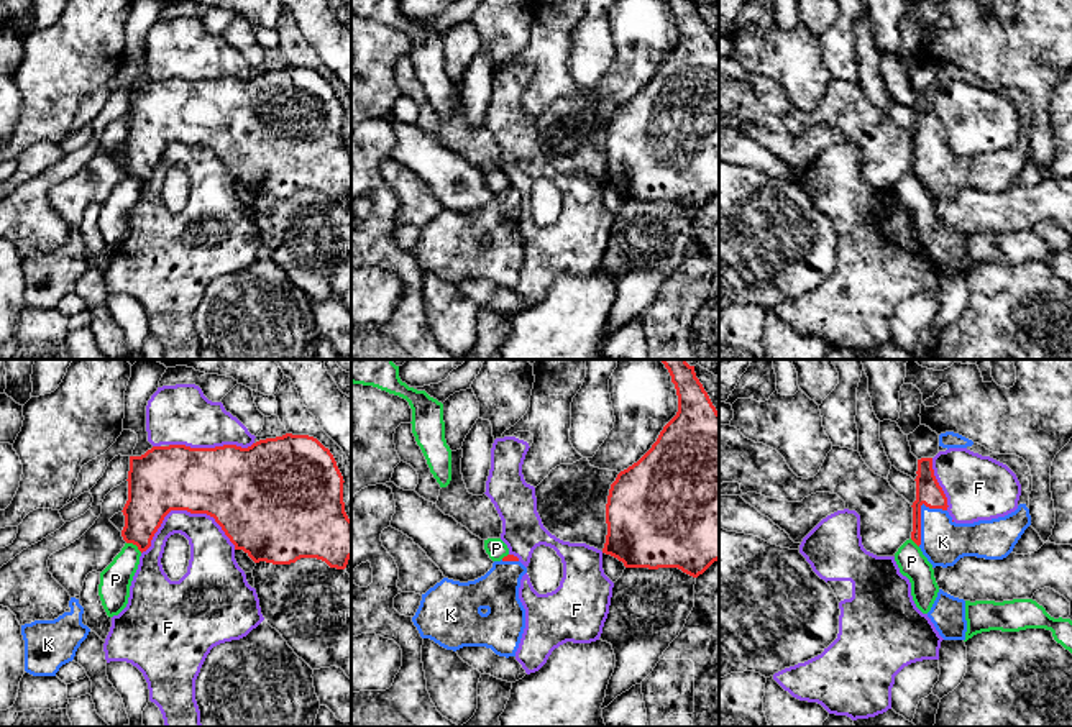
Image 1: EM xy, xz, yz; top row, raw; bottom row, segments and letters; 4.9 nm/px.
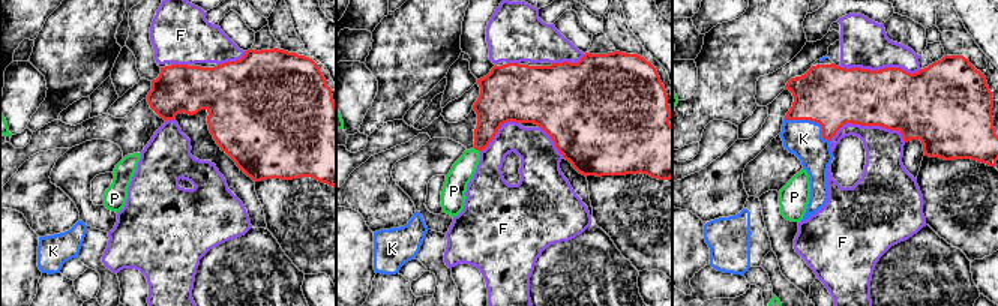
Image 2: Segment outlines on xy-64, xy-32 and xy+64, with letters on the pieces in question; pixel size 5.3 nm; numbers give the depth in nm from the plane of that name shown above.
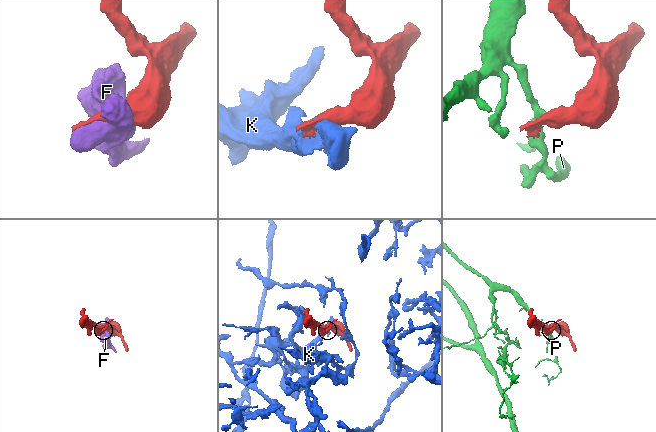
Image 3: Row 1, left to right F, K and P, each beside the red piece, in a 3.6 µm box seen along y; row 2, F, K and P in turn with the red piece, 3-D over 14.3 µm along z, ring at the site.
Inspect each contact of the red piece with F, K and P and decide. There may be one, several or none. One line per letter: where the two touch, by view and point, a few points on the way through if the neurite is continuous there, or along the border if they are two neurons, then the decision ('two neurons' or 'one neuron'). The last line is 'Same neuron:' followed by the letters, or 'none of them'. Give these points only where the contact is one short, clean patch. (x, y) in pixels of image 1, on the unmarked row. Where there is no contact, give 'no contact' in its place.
F: contact xy (184, 141); two neurons
K: contact yz (920, 146); one neuron
P: contact xy (135, 176); border xy (127, 174), (132, 174), (142, 184); two neurons
Same neuron: K

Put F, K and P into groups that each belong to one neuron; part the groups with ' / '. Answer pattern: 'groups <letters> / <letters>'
groups F / K / P

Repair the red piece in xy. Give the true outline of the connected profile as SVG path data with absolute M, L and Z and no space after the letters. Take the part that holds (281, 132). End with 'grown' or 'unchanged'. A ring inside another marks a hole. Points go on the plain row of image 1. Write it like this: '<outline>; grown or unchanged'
M286 66L266 71L248 80L223 77L190 80L186 77L153 79L141 89L130 89L128 133L123 139L121 169L143 185L171 143L207 146L215 151L225 167L254 195L291 197L300 190L317 190L330 200L345 202L351 190L351 153L345 144L343 108L328 80L309 67Z; unchanged

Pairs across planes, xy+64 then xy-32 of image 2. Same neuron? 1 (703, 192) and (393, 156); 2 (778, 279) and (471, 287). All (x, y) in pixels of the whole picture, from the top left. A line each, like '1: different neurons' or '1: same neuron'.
1: same neuron
2: different neurons

